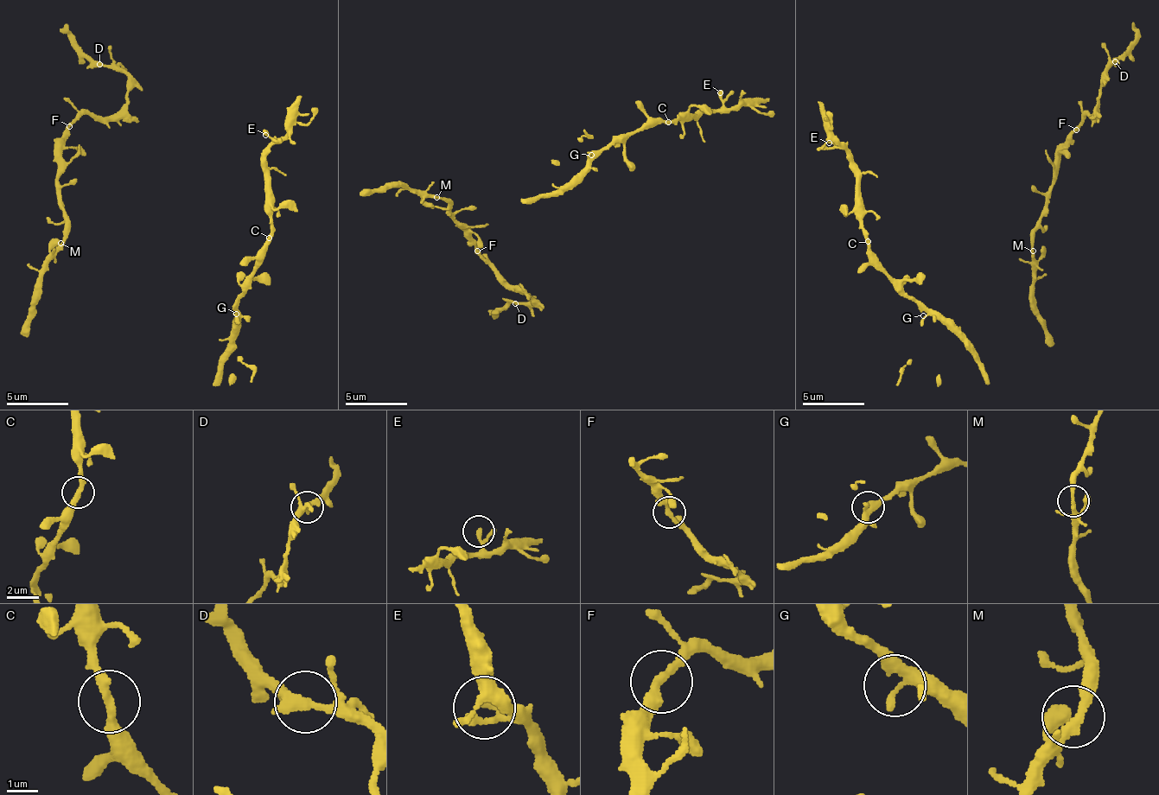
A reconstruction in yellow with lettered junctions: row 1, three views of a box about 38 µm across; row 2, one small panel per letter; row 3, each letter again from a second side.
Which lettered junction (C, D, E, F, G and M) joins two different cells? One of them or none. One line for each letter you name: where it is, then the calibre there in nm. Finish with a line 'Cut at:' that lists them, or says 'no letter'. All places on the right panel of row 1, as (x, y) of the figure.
Cut at: no letter

